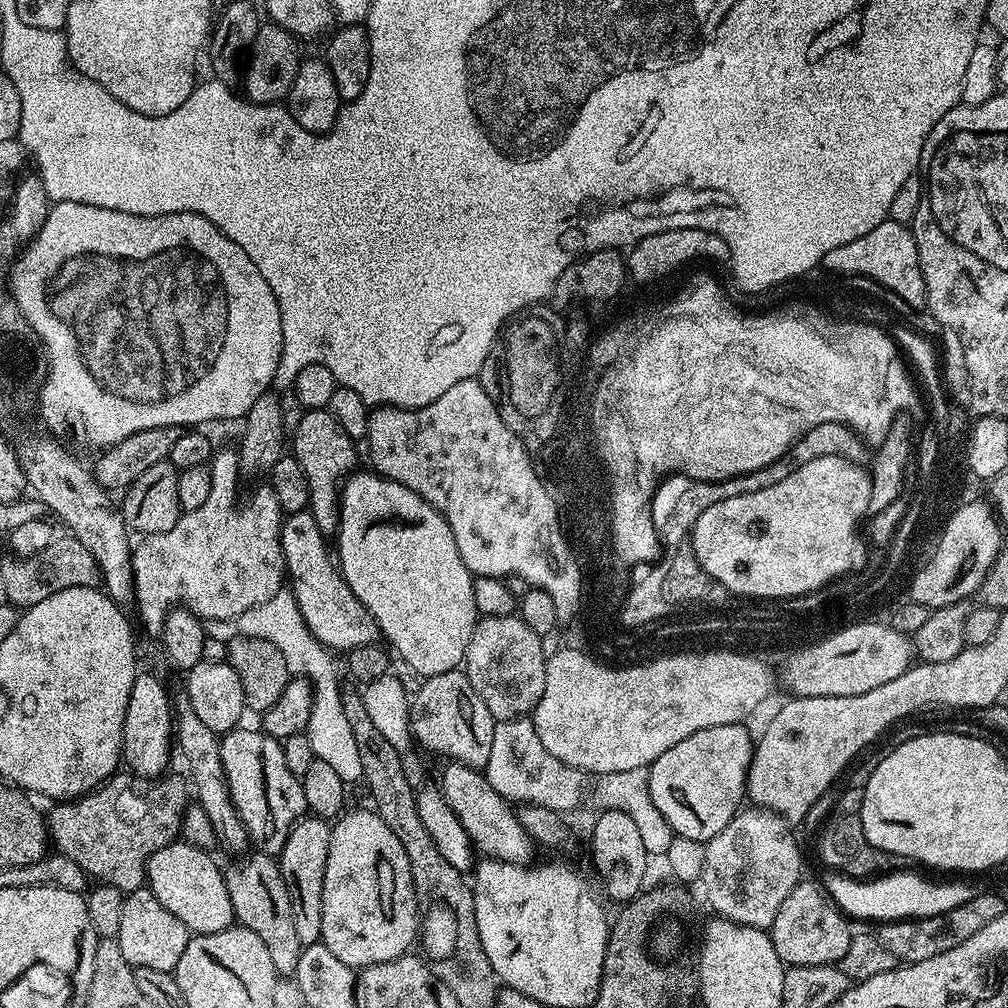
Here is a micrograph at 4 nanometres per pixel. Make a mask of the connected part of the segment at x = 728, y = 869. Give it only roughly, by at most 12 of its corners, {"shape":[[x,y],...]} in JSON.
{"shape":[[745,807],[705,843],[717,917],[771,929],[800,883],[789,821]]}

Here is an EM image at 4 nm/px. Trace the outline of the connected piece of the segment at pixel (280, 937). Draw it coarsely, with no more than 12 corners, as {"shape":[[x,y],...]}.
{"shape":[[253,851],[234,908],[277,969],[302,945],[280,865]]}

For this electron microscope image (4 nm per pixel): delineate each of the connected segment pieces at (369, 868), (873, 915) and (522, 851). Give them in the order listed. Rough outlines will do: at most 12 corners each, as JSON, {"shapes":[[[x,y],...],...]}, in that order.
{"shapes":[[[375,810],[331,830],[320,940],[355,970],[405,955],[418,909]],[[898,870],[824,885],[847,917],[941,916],[980,891]],[[455,762],[438,789],[484,858],[533,859],[534,841],[481,769]]]}

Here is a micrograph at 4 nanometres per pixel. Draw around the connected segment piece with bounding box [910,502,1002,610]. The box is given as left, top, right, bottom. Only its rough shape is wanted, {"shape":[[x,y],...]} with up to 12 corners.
{"shape":[[991,503],[948,525],[910,586],[931,610],[980,591],[1002,547]]}

